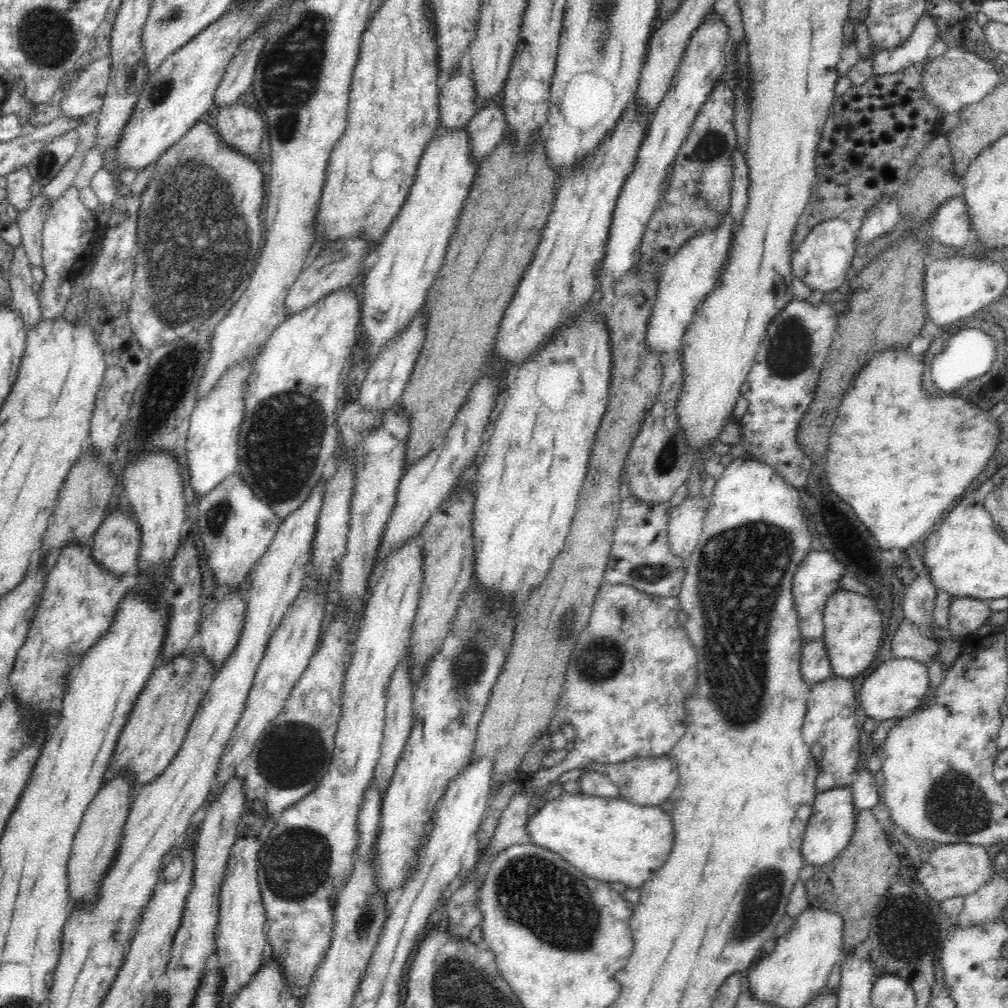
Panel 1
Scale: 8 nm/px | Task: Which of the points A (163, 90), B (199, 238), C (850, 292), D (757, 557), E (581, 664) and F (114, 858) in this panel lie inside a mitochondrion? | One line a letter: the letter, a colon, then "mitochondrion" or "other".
A: mitochondrion
B: mitochondrion
C: other
D: mitochondrion
E: mitochondrion
F: other

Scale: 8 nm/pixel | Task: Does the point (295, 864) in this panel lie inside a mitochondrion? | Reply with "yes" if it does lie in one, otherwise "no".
yes

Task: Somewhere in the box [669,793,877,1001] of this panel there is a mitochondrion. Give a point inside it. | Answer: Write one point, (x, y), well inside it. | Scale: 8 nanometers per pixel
(761, 896)

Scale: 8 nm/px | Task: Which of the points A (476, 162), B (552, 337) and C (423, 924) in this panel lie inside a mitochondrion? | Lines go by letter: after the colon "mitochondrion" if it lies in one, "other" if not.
A: other
B: other
C: other

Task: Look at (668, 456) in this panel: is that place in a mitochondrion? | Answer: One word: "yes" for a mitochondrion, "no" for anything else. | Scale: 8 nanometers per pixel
yes

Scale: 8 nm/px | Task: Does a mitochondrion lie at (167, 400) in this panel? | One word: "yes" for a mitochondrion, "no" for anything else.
yes

